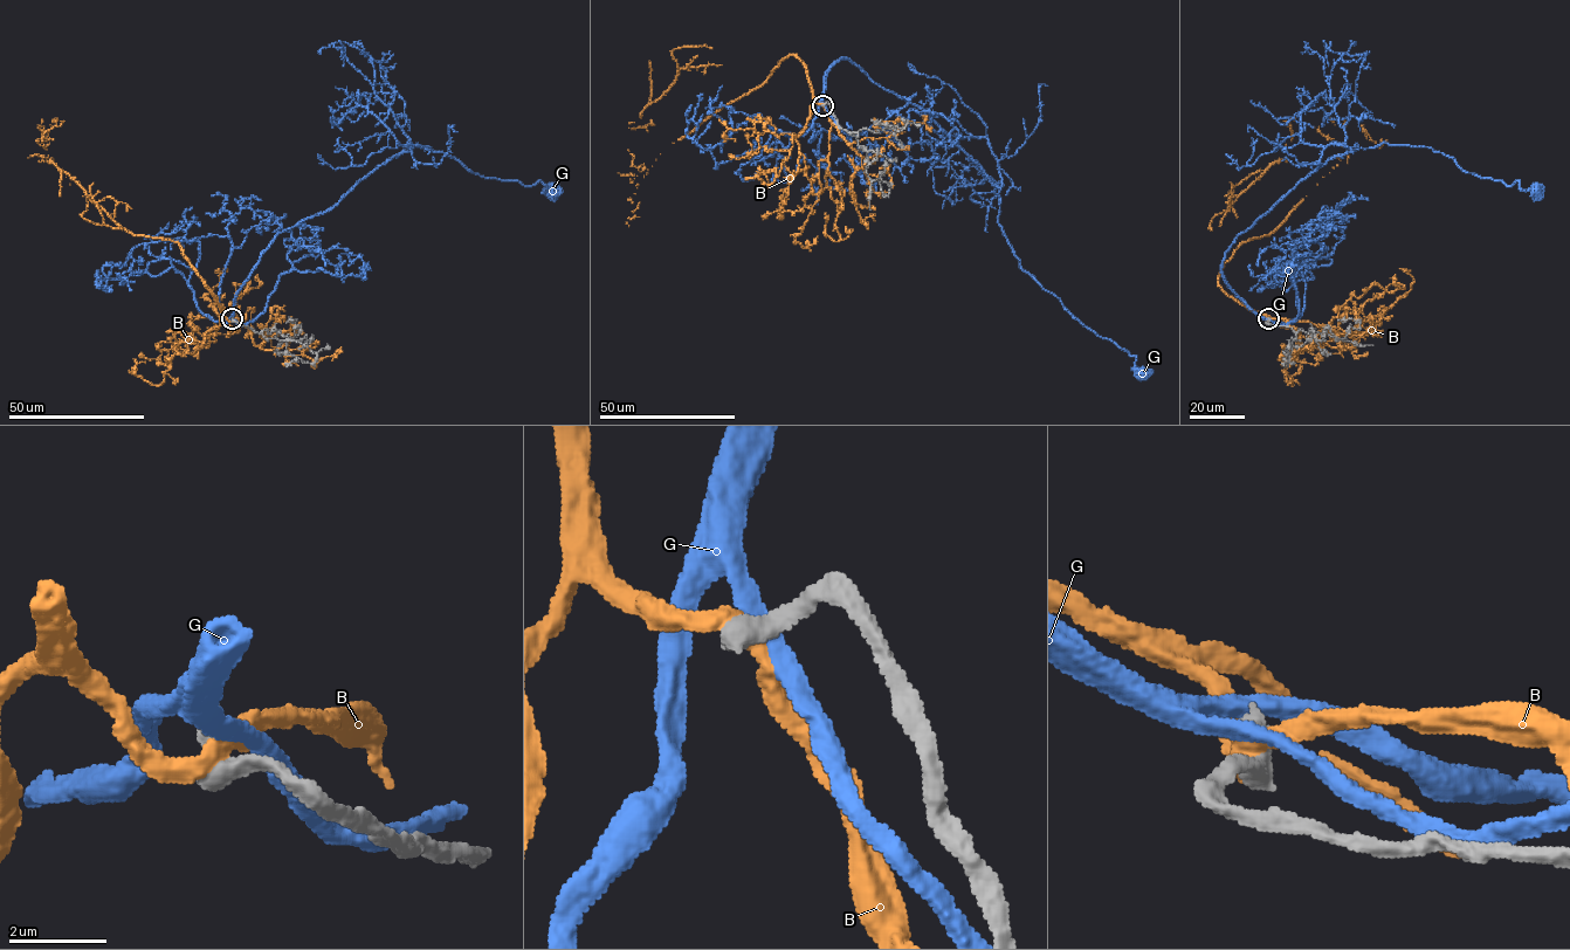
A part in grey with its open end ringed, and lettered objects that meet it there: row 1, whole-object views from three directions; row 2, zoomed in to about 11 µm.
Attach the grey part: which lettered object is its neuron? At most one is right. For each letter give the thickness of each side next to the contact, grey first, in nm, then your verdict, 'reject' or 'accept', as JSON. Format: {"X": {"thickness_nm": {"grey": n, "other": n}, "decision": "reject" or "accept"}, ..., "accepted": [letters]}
{"B": {"thickness_nm": {"grey": 650, "other": 400}, "decision": "reject"}, "G": {"thickness_nm": {"grey": 320, "other": 340}, "decision": "reject"}, "accepted": []}

